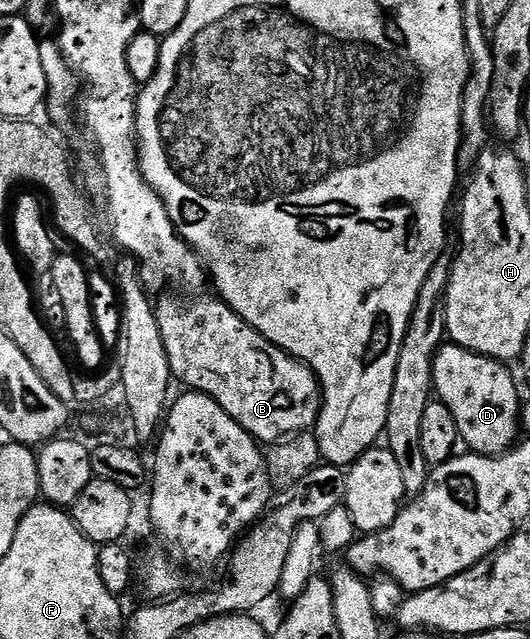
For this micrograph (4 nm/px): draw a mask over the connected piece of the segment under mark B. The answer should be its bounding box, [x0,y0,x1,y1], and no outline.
[155,298,322,444]

